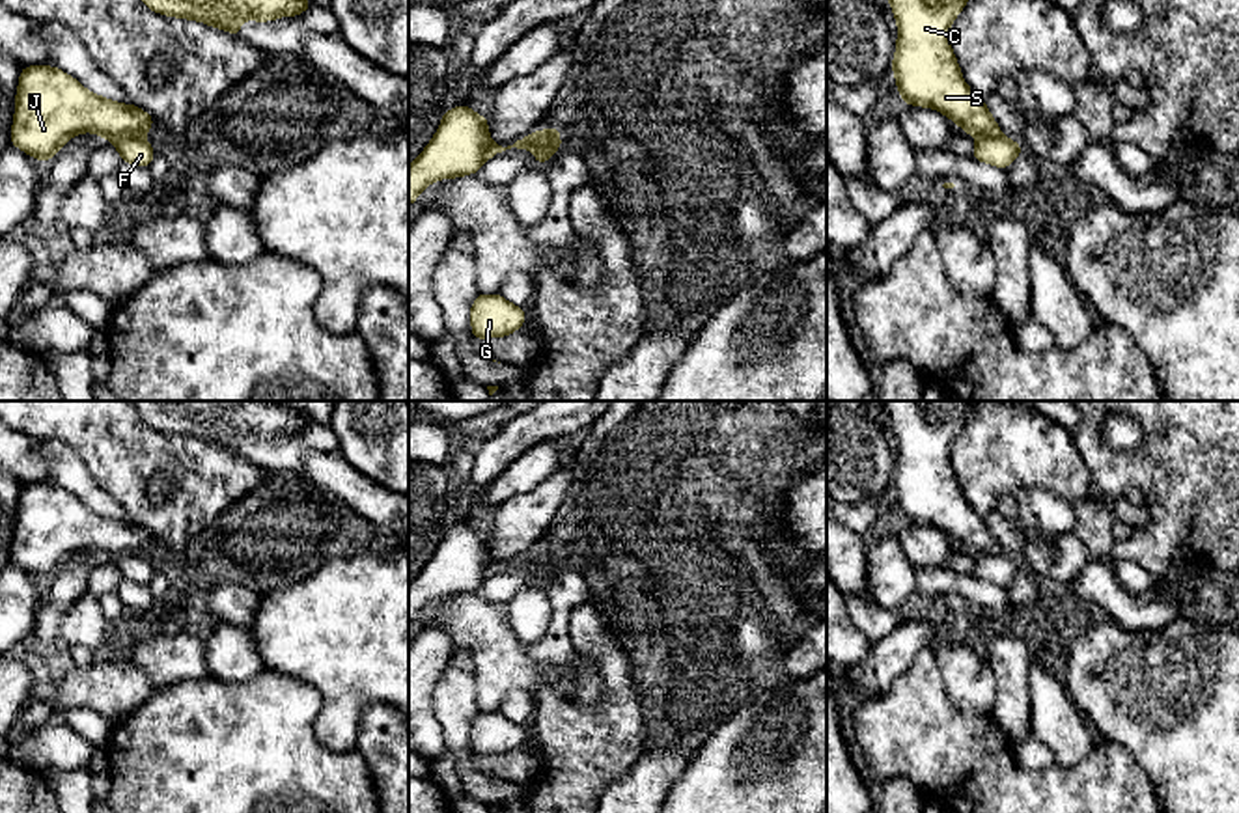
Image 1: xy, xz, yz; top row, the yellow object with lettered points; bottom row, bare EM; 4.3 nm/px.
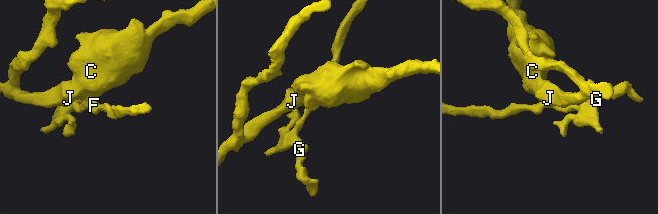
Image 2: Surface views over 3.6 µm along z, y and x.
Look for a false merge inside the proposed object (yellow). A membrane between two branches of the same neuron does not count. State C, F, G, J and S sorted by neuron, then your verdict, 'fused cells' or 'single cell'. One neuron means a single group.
C J S / F G | fused cells

